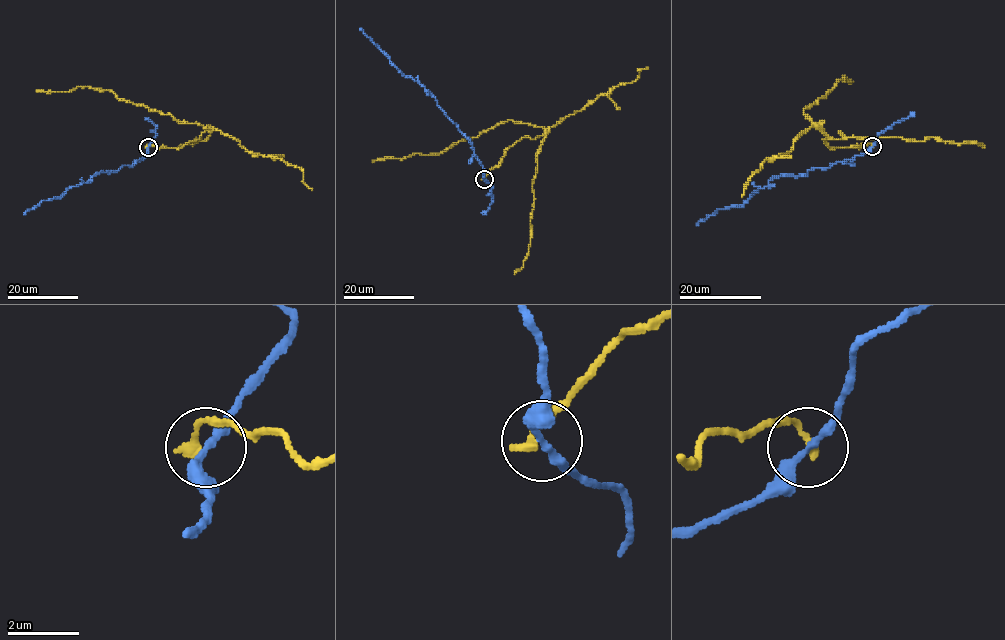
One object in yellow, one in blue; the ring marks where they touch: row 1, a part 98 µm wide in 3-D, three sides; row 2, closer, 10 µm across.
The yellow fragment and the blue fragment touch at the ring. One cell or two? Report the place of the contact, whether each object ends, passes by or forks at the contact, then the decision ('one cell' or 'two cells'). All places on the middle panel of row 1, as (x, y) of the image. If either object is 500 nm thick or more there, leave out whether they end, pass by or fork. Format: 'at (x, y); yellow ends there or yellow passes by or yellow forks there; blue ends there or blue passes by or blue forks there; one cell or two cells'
at (484, 179); yellow ends there; blue passes by; two cells

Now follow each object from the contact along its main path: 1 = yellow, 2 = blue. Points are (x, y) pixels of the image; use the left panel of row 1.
1: (147, 146), (180, 148), (209, 128), (178, 122), (169, 114), (118, 99), (104, 89), (77, 87), (36, 91)
2: (148, 146), (146, 155), (134, 165), (94, 174), (89, 181), (69, 188), (60, 197), (43, 200), (24, 215)

